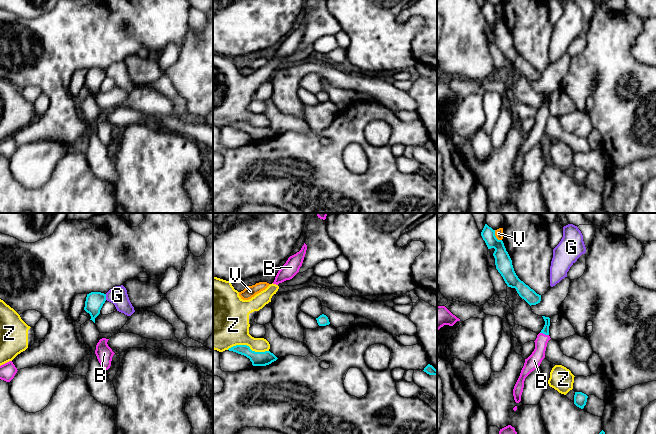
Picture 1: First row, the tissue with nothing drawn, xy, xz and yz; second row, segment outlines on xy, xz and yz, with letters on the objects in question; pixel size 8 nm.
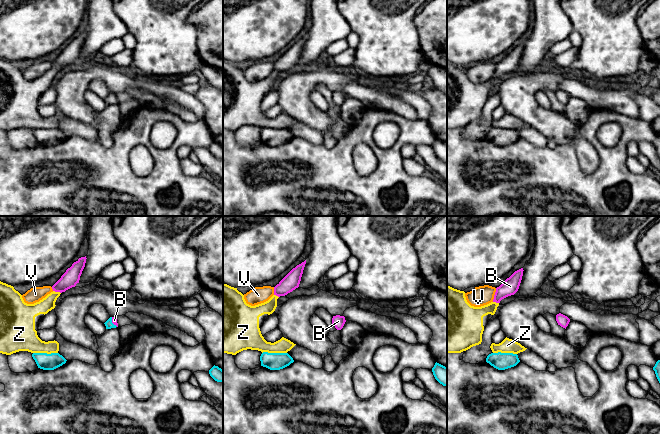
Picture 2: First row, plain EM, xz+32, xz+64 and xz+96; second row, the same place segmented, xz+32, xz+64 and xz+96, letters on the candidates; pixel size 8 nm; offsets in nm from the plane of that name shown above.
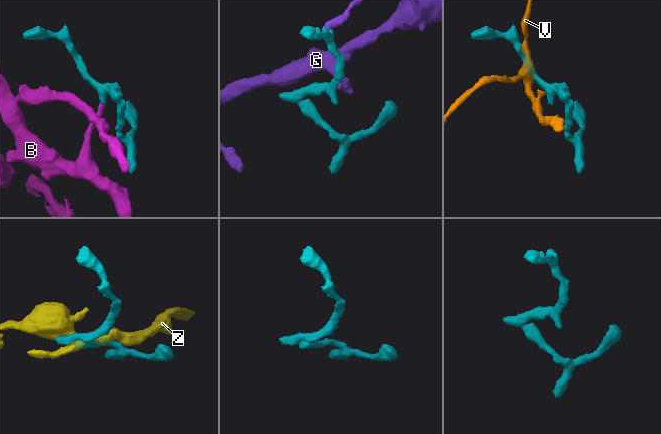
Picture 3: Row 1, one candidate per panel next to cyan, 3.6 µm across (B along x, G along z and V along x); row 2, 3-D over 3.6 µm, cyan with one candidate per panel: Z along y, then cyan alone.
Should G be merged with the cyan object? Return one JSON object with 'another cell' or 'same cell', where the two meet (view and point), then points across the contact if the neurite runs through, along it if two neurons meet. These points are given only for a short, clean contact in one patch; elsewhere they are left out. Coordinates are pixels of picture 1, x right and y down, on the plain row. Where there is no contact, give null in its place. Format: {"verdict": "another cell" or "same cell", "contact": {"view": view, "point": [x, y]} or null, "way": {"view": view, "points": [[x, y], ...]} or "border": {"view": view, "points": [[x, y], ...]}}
{"verdict": "another cell", "contact": {"view": "xy", "point": [105, 73]}, "border": {"view": "xy", "points": [[105, 70], [106, 75]]}}

